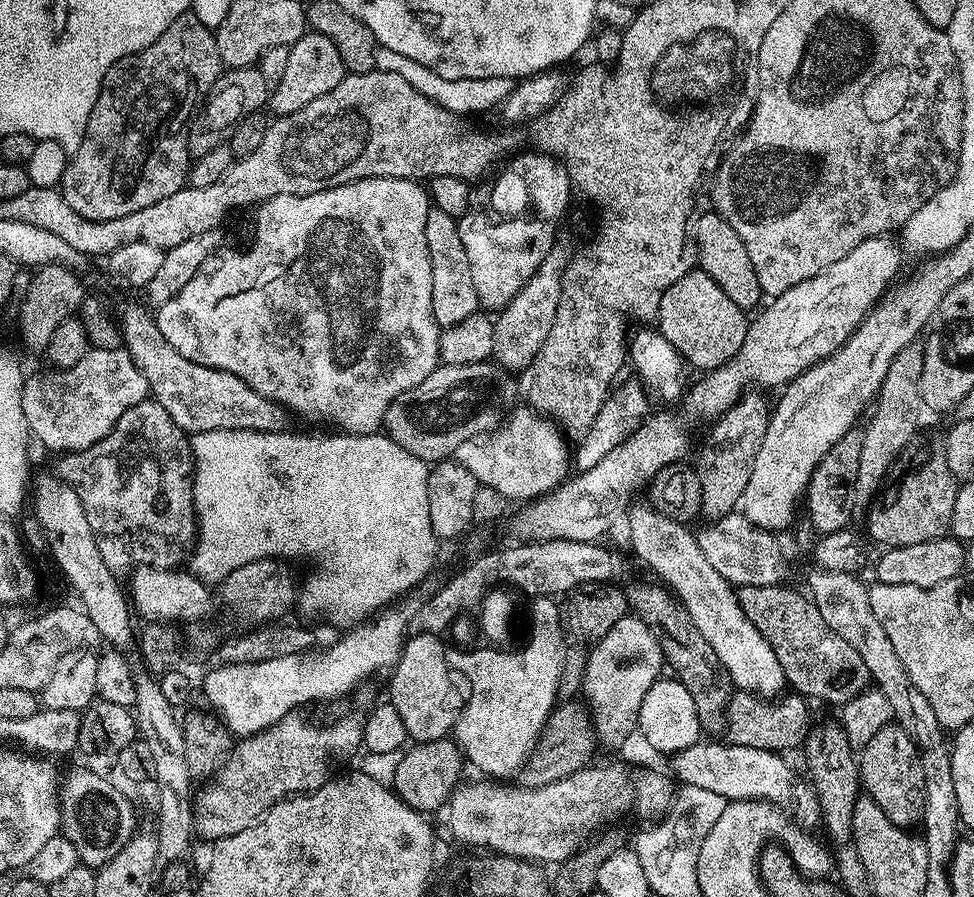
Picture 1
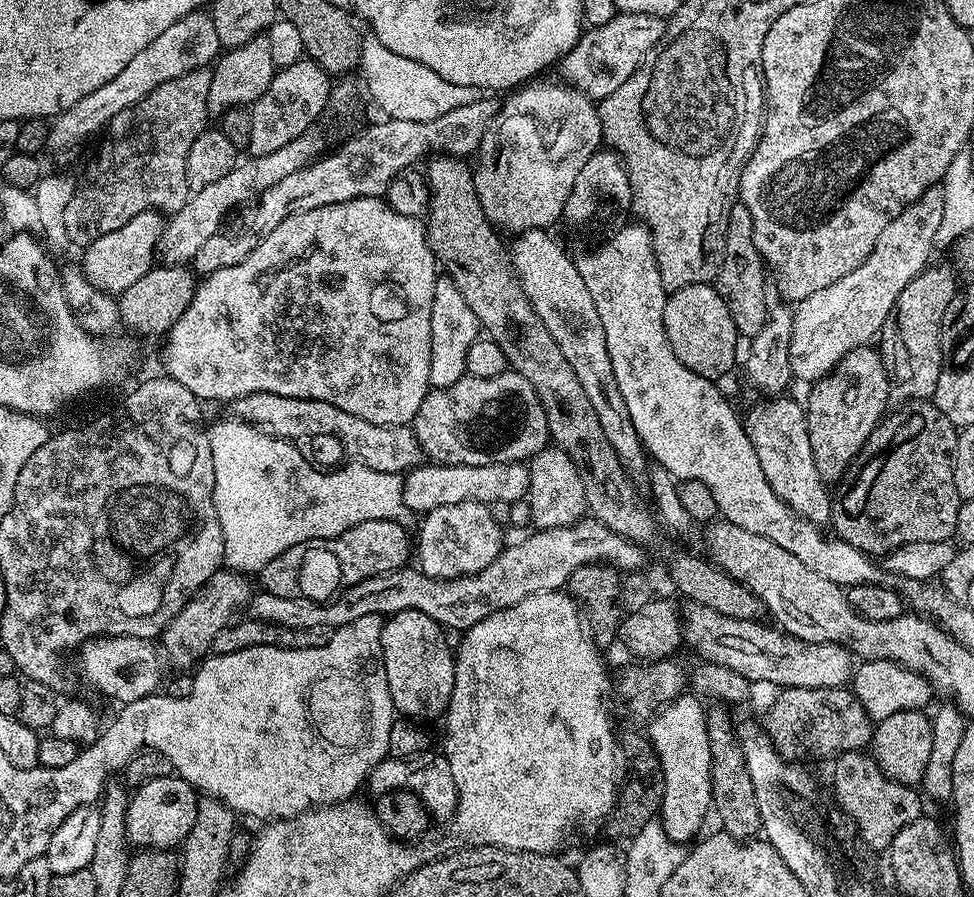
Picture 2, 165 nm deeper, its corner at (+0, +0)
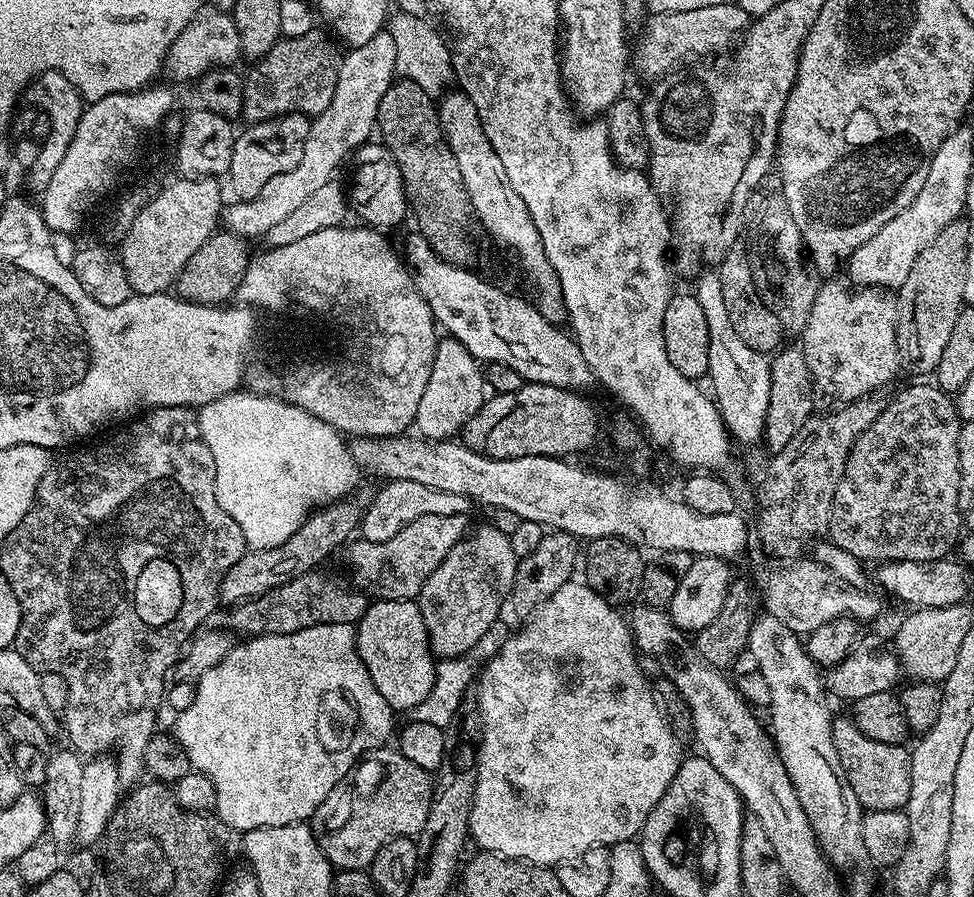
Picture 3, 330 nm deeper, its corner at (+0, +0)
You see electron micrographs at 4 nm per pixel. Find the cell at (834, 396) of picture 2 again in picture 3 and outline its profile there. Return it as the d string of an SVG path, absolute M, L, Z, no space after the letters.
M828 278L821 283L818 290L818 298L814 302L814 306L810 310L810 318L804 323L804 331L802 333L802 349L806 360L806 366L809 367L809 373L812 376L812 386L817 397L825 396L828 400L833 400L833 405L849 404L852 400L860 400L863 396L870 396L879 393L879 388L884 388L896 376L896 371L902 368L902 353L900 344L896 340L896 323L900 317L897 301L894 299L891 291L885 290L879 286L849 286L847 283L839 284L838 281L832 280L836 278Z

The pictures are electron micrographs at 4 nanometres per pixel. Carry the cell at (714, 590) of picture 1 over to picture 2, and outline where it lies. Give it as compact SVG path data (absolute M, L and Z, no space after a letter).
M543 228L519 233L513 239L516 241L510 244L512 265L516 267L522 288L530 298L530 306L534 306L546 330L550 330L554 342L558 342L558 350L562 350L574 374L578 374L578 382L582 382L582 390L586 390L594 405L594 414L598 414L598 422L602 422L602 431L606 433L610 446L614 446L614 454L618 454L629 474L643 473L646 451L634 430L634 422L630 420L626 398L622 398L622 390L618 388L618 378L614 378L614 365L610 362L610 350L606 350L606 330L602 330L598 306L594 306L586 282L582 282L582 274L578 274L575 259L571 255L568 257L567 250L552 234Z

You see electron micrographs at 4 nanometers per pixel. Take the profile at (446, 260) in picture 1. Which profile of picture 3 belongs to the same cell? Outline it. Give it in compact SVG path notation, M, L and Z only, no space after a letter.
M444 338L437 343L434 366L430 370L430 382L426 382L426 390L422 393L422 402L418 402L418 414L414 425L415 431L423 439L430 441L452 440L463 429L468 419L483 406L486 399L486 372L481 361L475 360L462 346L462 342Z

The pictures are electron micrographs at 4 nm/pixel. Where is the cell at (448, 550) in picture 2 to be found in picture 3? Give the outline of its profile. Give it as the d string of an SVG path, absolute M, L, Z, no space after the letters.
M484 522L480 529L469 531L464 539L442 558L442 562L430 578L422 586L418 603L422 610L422 622L426 622L426 634L432 647L432 655L436 658L454 659L456 656L465 655L495 620L501 619L500 607L504 599L511 597L516 583L516 565L518 555L512 549L513 537L502 534L491 522Z

